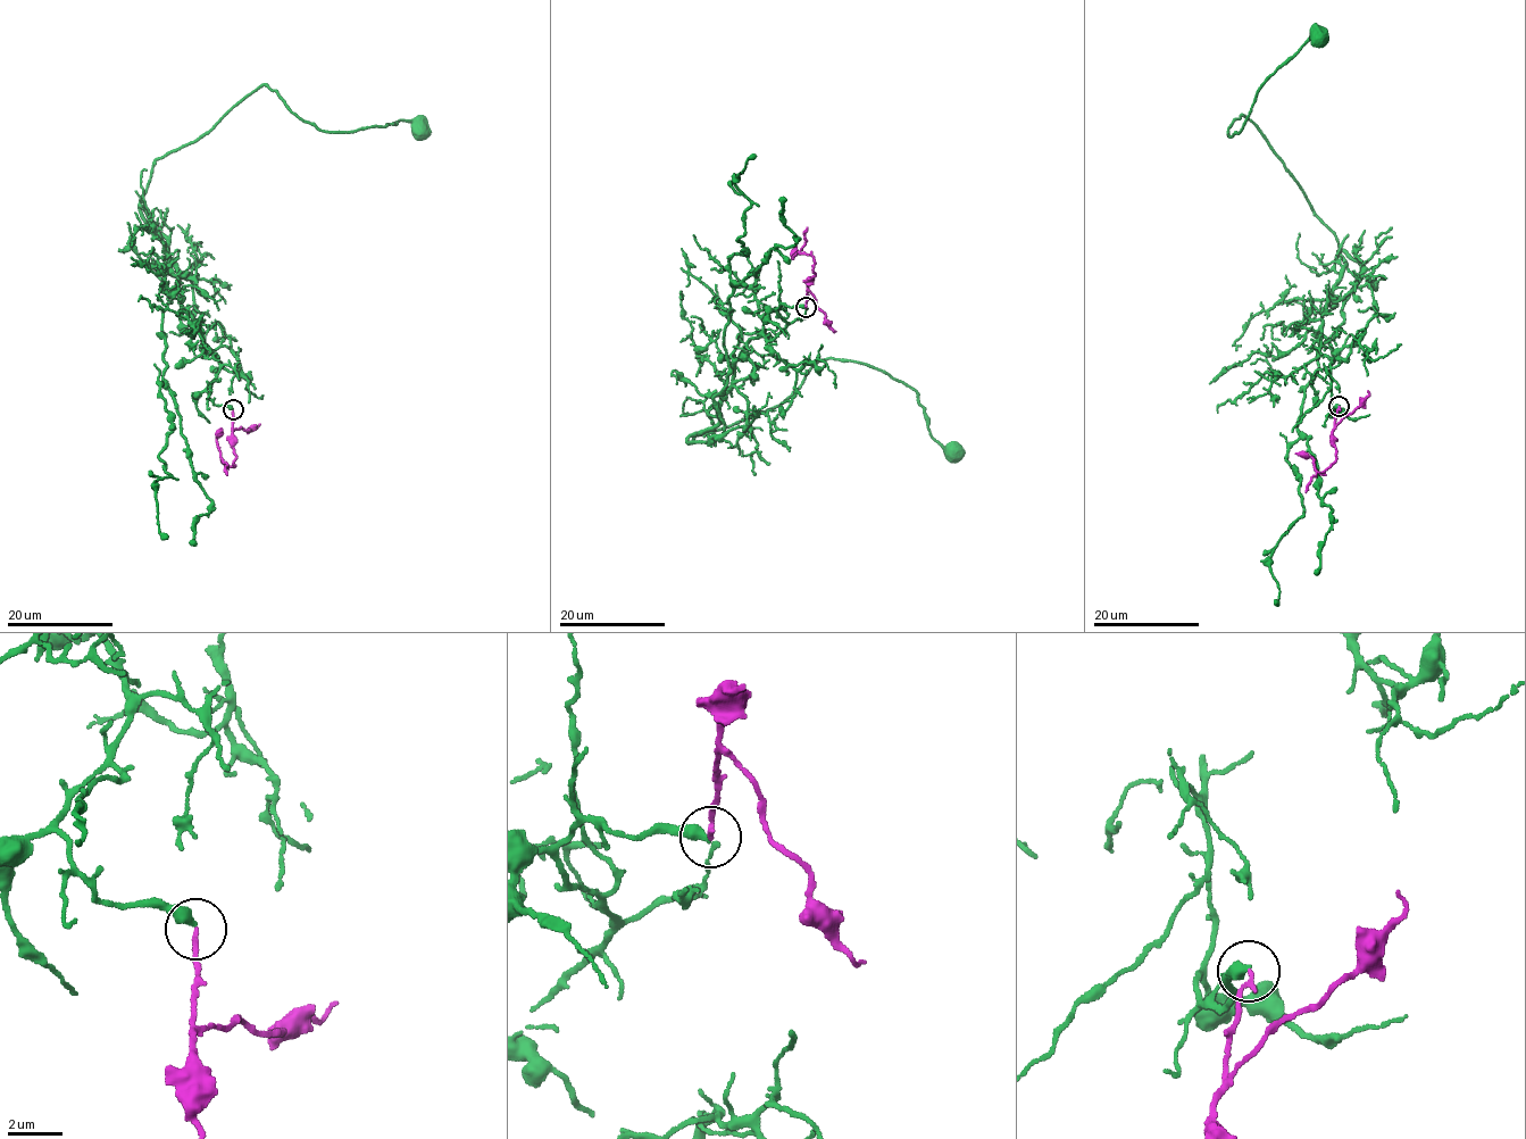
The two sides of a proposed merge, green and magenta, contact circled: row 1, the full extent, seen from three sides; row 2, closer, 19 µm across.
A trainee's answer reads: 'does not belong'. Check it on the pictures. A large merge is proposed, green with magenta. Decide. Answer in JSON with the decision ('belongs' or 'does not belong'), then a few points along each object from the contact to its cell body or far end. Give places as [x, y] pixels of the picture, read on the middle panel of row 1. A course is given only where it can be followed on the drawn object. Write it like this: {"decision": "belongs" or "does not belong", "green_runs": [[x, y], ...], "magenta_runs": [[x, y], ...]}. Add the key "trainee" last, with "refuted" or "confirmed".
{"decision": "does not belong", "green_runs": [[806, 308], [780, 305], [785, 330], [748, 342], [688, 441], [724, 430], [756, 155]], "magenta_runs": [[806, 307], [809, 280], [816, 275], [815, 262], [811, 255], [800, 252], [793, 258], [793, 246]], "trainee": "confirmed"}

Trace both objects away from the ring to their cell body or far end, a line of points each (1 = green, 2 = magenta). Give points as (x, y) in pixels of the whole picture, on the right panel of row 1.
1: (1339, 406), (1315, 342), (1343, 251), (1360, 275), (1287, 452), (1304, 514), (1269, 557), (1275, 601)
2: (1339, 407), (1332, 431), (1335, 463), (1324, 474), (1319, 473), (1314, 459), (1295, 454)

